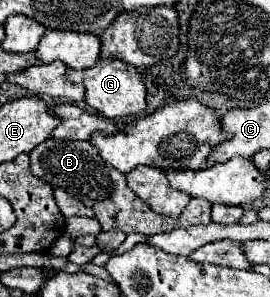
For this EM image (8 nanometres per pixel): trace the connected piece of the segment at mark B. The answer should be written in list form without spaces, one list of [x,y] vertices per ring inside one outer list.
[[[48,138],[30,152],[30,168],[34,176],[46,180],[54,188],[66,190],[70,196],[78,198],[90,208],[94,206],[94,212],[102,230],[122,230],[124,234],[130,234],[130,232],[158,234],[158,232],[166,232],[166,230],[174,230],[174,228],[182,228],[190,224],[196,226],[196,224],[212,222],[210,218],[212,204],[202,198],[192,198],[190,208],[186,208],[186,212],[182,212],[180,216],[156,214],[146,202],[142,202],[126,186],[122,172],[114,170],[112,166],[106,166],[106,162],[98,158],[98,152],[94,150],[94,146],[90,146],[90,142],[68,142],[68,140]]]

